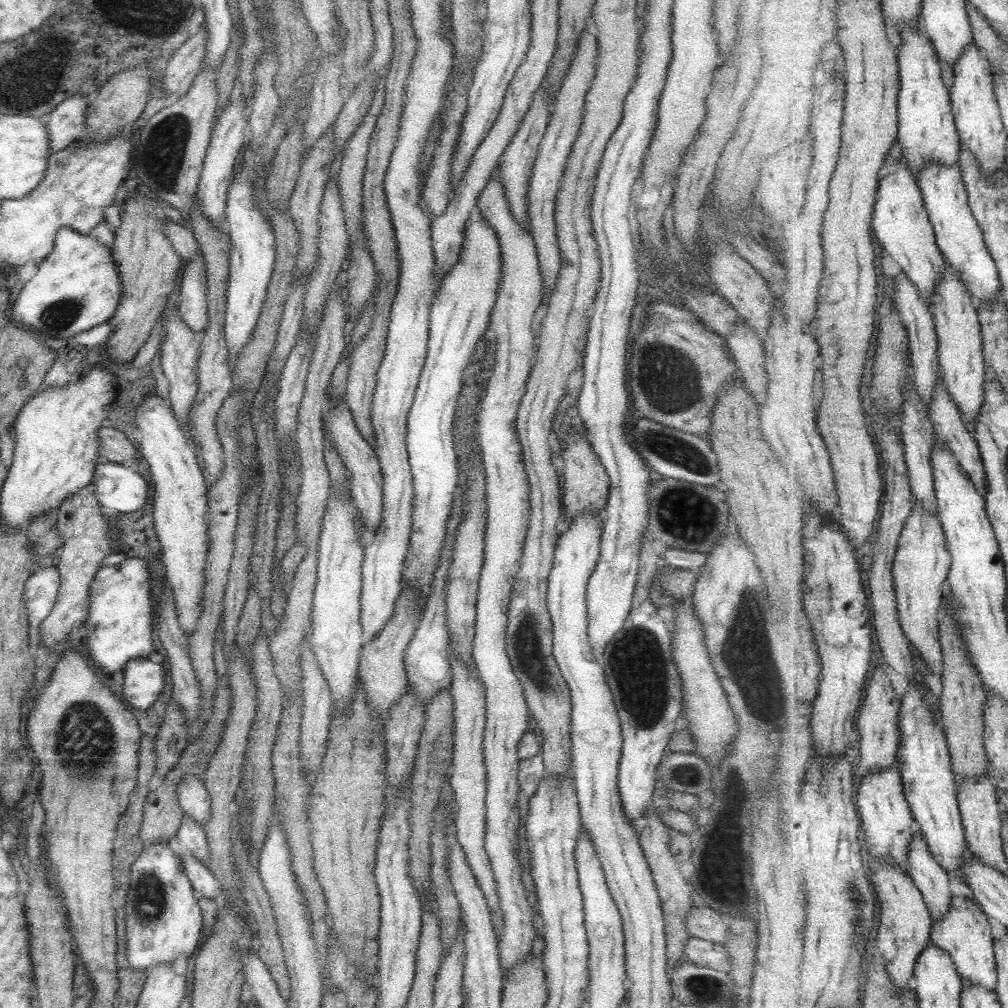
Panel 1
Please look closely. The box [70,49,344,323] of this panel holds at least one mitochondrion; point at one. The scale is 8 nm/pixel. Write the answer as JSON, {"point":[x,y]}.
{"point":[164,152]}

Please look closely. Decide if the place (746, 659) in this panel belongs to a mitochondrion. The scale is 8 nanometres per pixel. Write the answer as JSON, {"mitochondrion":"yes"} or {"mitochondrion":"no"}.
{"mitochondrion":"yes"}

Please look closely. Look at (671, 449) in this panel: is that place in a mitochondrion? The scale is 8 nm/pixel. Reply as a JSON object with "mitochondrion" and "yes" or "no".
{"mitochondrion":"yes"}

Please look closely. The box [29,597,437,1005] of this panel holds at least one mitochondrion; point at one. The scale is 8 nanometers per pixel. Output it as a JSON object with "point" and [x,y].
{"point":[85,745]}

